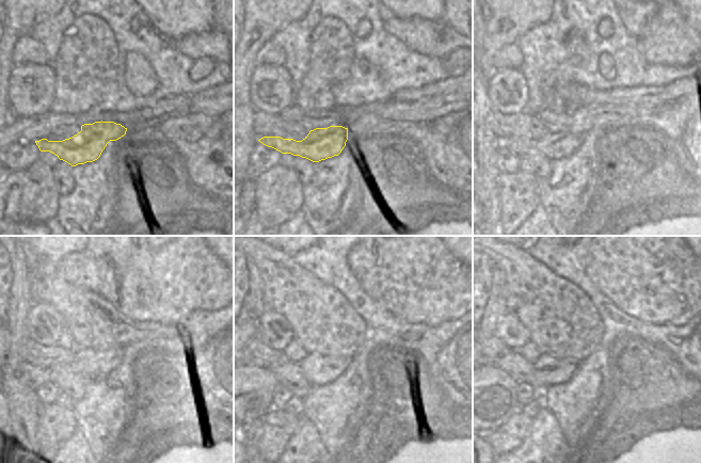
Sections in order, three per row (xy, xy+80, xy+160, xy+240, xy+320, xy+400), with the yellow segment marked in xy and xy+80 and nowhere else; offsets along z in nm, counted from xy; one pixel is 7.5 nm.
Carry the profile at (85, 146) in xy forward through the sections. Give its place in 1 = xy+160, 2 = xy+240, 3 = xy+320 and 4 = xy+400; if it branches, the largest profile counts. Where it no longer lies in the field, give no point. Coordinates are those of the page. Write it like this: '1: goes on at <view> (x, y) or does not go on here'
1: goes on at xy+160 (555, 145)
2: goes on at xy+240 (35, 379)
3: goes on at xy+320 (255, 385)
4: goes on at xy+400 (494, 400)

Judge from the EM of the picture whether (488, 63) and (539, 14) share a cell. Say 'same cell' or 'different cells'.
same cell

